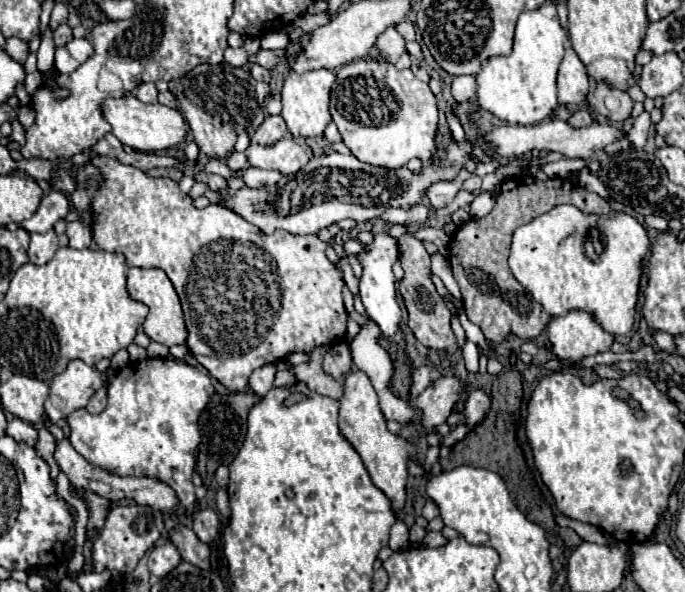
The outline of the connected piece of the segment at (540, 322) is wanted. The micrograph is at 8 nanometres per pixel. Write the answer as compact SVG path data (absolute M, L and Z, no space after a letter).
M518 176L518 178L510 178L506 182L500 184L500 192L496 196L496 206L492 208L492 212L484 218L472 218L466 224L462 224L458 228L458 232L452 238L450 244L450 266L454 272L456 282L460 284L462 290L462 304L464 310L468 314L468 320L476 326L482 328L486 340L490 342L502 342L506 336L516 334L520 338L536 338L540 336L540 332L548 326L550 322L550 314L526 292L526 288L512 276L510 268L508 268L508 254L510 254L510 240L512 240L512 232L514 228L530 222L534 216L540 216L544 212L548 212L550 208L554 208L556 204L572 204L576 208L580 208L582 212L594 212L594 214L608 214L610 212L610 204L608 200L604 200L602 196L588 192L586 188L572 184L570 180L564 178L552 178L548 182L542 182L534 176Z

